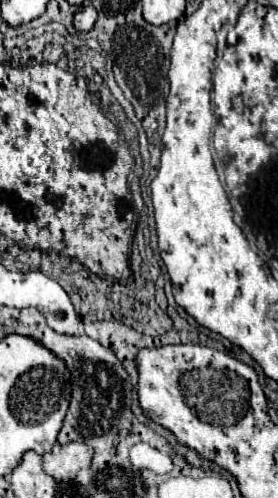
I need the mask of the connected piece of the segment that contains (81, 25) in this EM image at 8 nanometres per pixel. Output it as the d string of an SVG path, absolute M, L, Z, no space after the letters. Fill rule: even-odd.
M81 6L77 12L75 12L75 20L73 20L73 26L79 30L79 32L89 32L93 28L97 20L97 10L93 6Z

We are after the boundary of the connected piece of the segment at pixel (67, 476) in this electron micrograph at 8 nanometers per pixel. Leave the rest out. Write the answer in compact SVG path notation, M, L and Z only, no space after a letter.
M81 442L59 446L55 444L49 454L43 454L43 470L57 482L69 482L77 478L77 472L91 466L93 448Z

